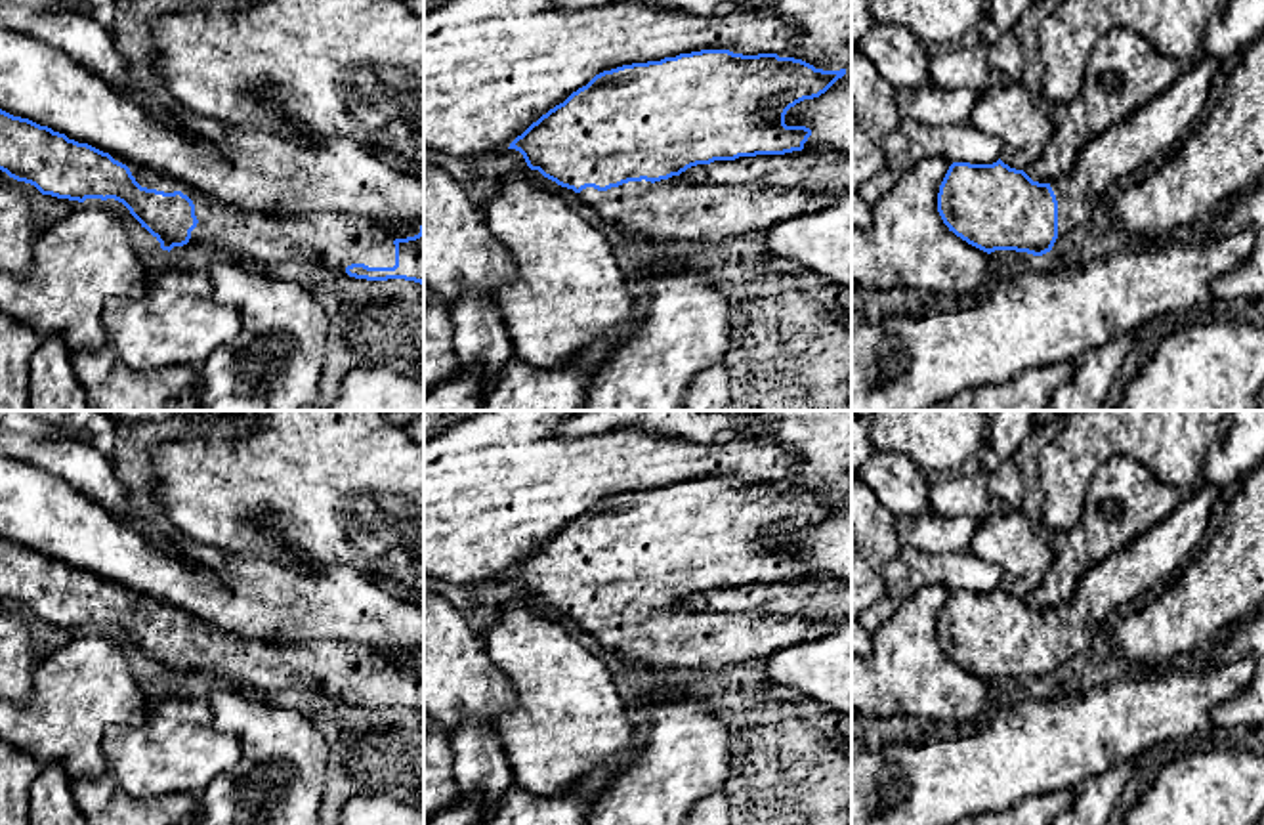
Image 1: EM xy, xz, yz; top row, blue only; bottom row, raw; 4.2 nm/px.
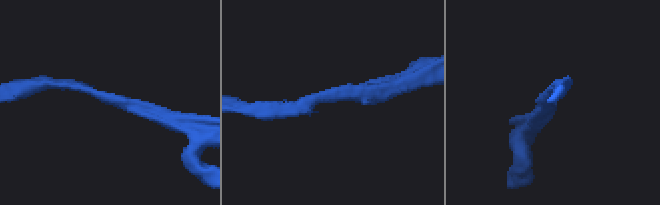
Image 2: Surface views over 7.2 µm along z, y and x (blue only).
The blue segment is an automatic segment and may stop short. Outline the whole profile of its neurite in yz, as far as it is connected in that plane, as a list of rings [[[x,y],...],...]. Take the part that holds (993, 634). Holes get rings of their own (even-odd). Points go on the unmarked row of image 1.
[[[1214,485],[1184,495],[1169,518],[1088,569],[1075,594],[1052,611],[1033,609],[1001,586],[993,592],[953,590],[937,621],[943,651],[987,682],[1050,680],[1056,668],[1073,663],[1090,645],[1111,615],[1170,582],[1207,537],[1218,500]]]

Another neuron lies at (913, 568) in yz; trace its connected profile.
[[[903,544],[901,554],[886,567],[884,596],[859,615],[867,632],[876,632],[915,592],[928,584],[953,590],[993,592],[1001,586],[1002,567],[974,552],[928,554]]]

